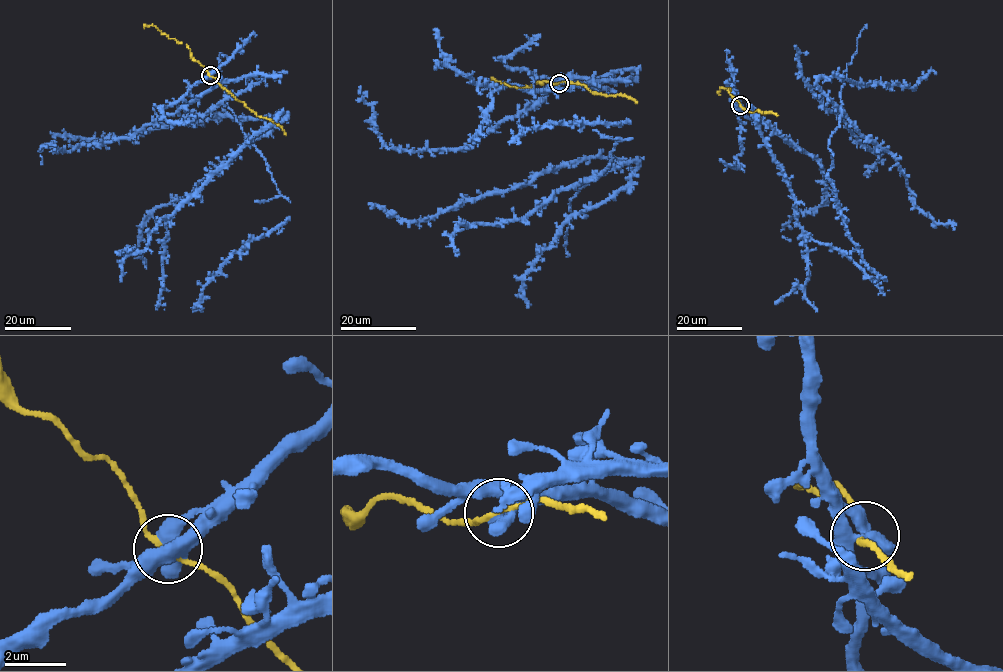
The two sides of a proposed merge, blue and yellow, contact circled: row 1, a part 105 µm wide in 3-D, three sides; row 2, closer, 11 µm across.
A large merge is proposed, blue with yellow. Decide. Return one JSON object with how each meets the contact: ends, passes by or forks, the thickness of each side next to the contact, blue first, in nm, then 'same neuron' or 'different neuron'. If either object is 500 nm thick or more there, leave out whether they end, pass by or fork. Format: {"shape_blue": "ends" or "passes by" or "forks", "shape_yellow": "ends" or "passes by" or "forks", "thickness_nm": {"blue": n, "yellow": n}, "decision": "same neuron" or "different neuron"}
{"shape_blue": "ends", "shape_yellow": "passes by", "thickness_nm": {"blue": 440, "yellow": 130}, "decision": "same neuron"}

